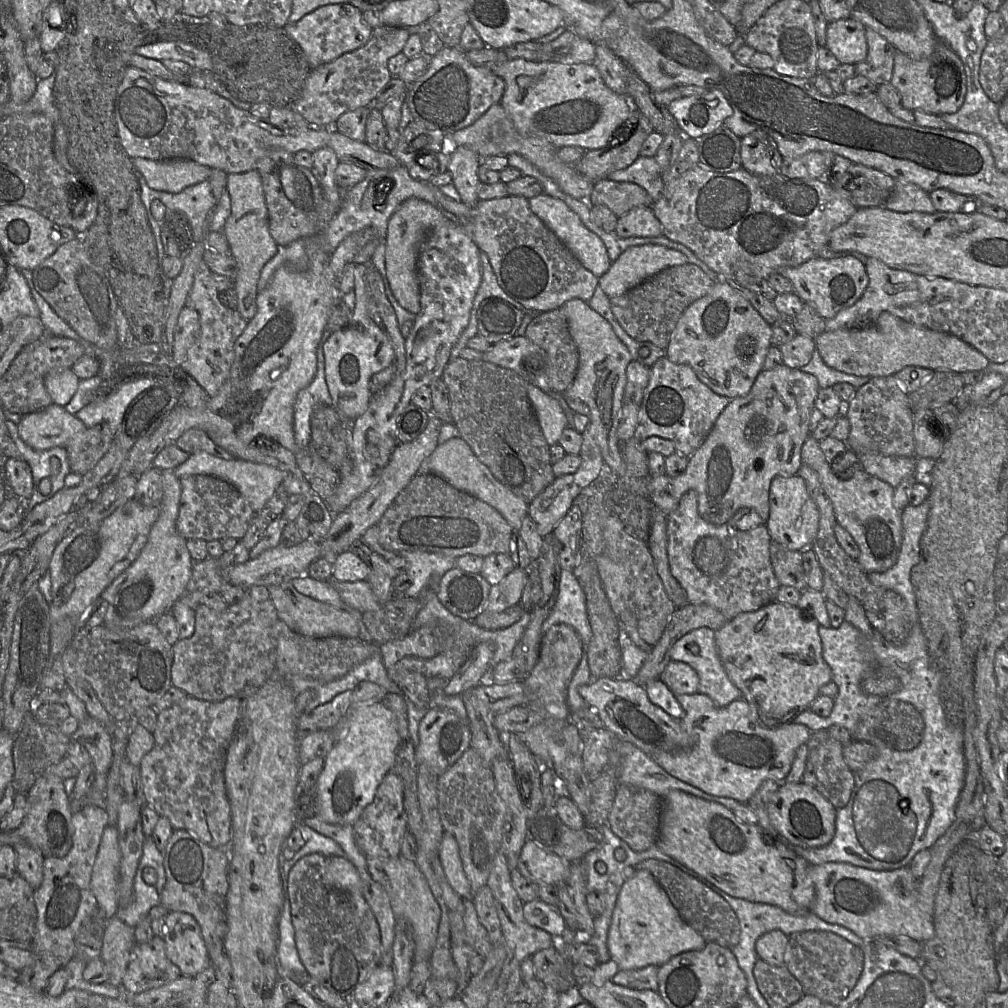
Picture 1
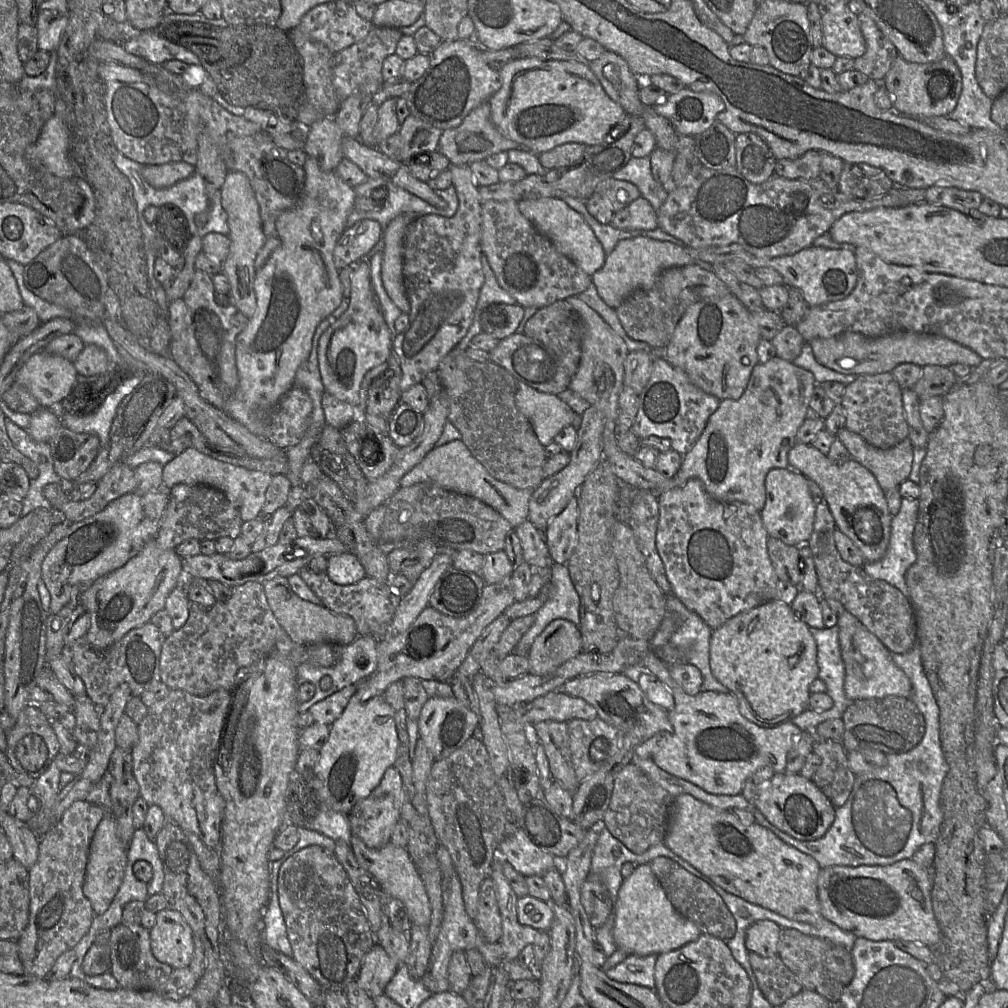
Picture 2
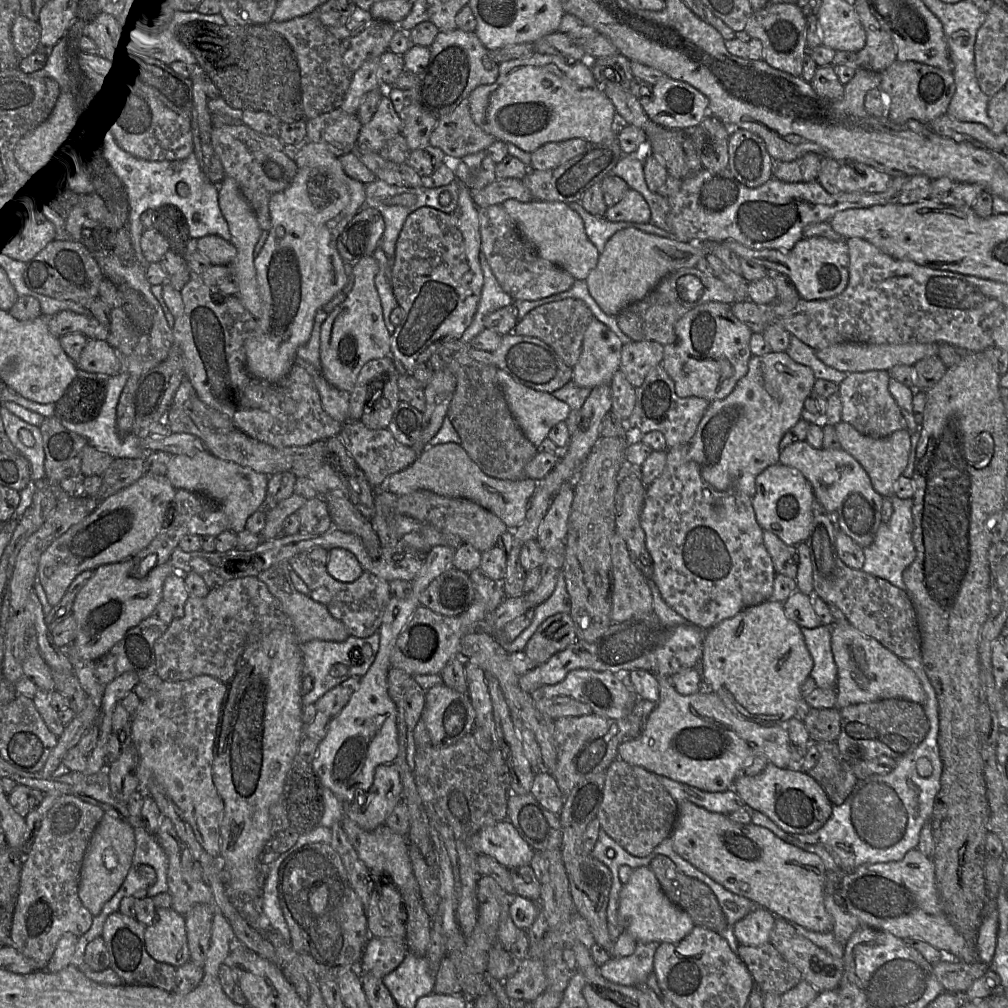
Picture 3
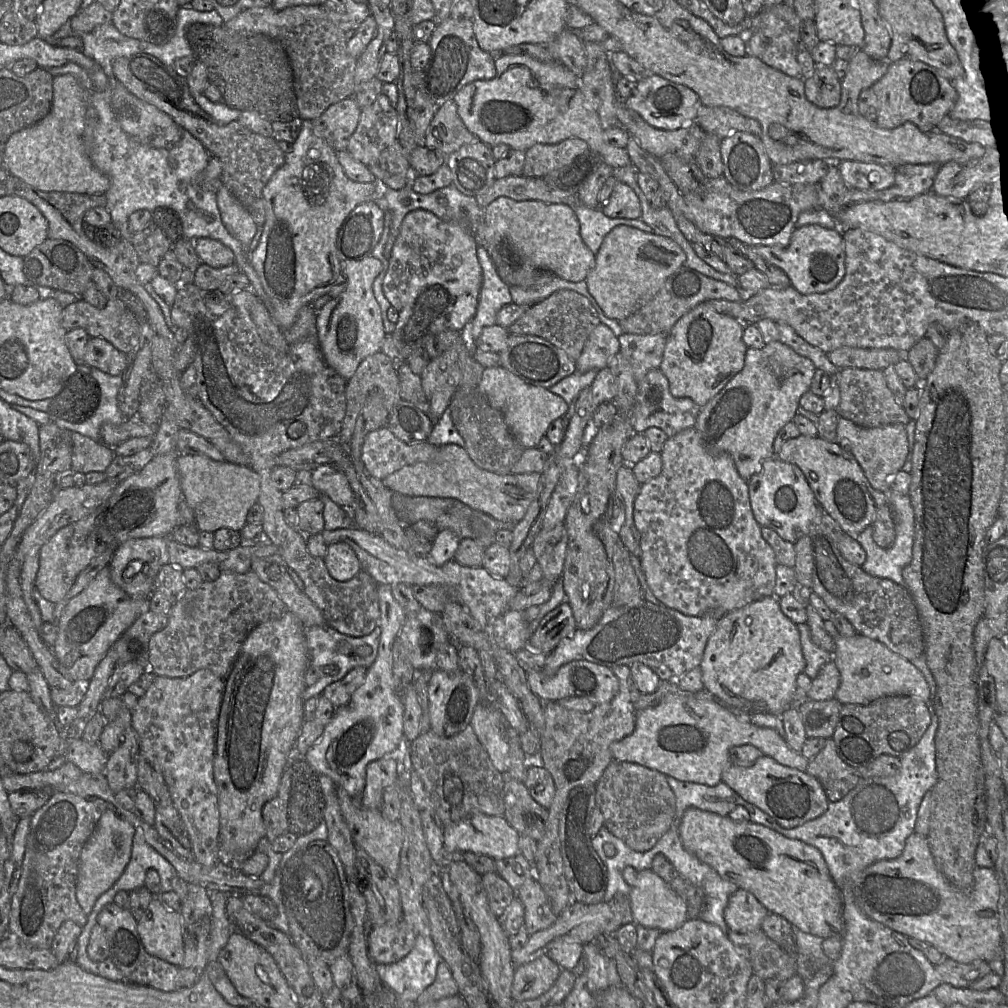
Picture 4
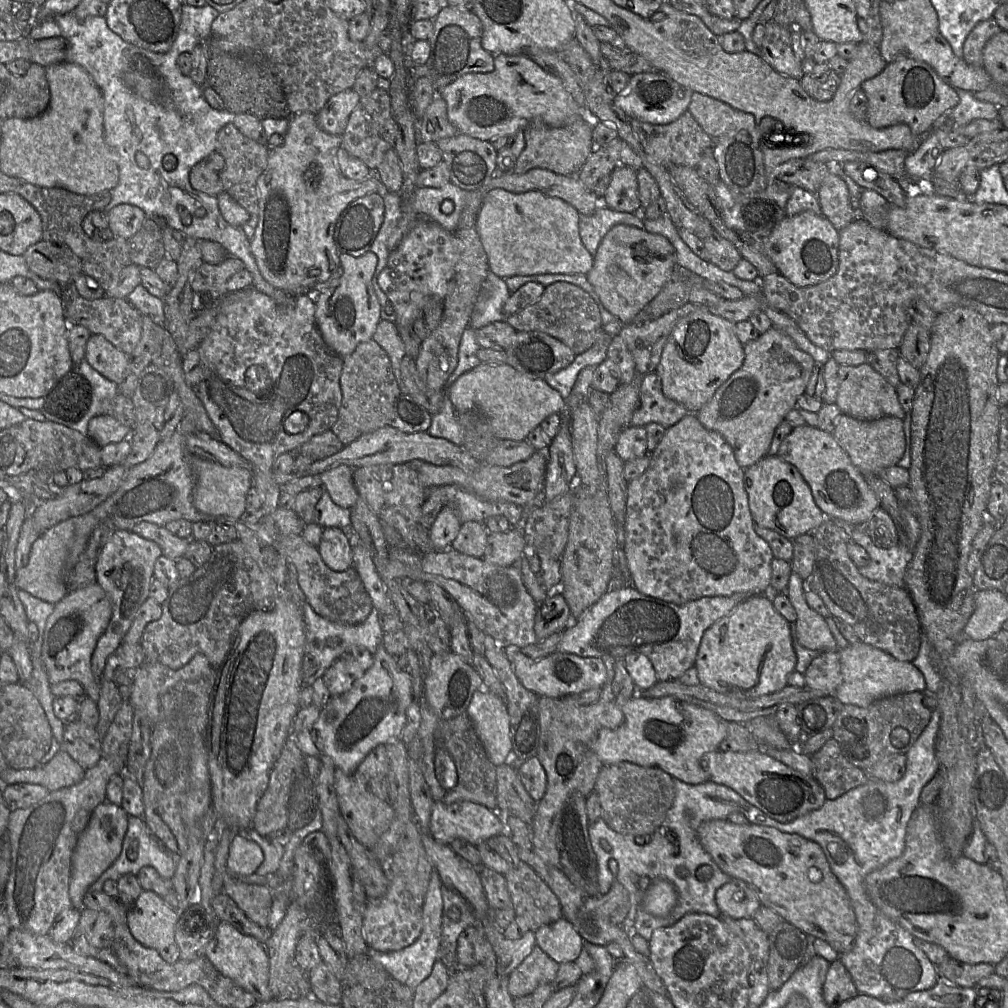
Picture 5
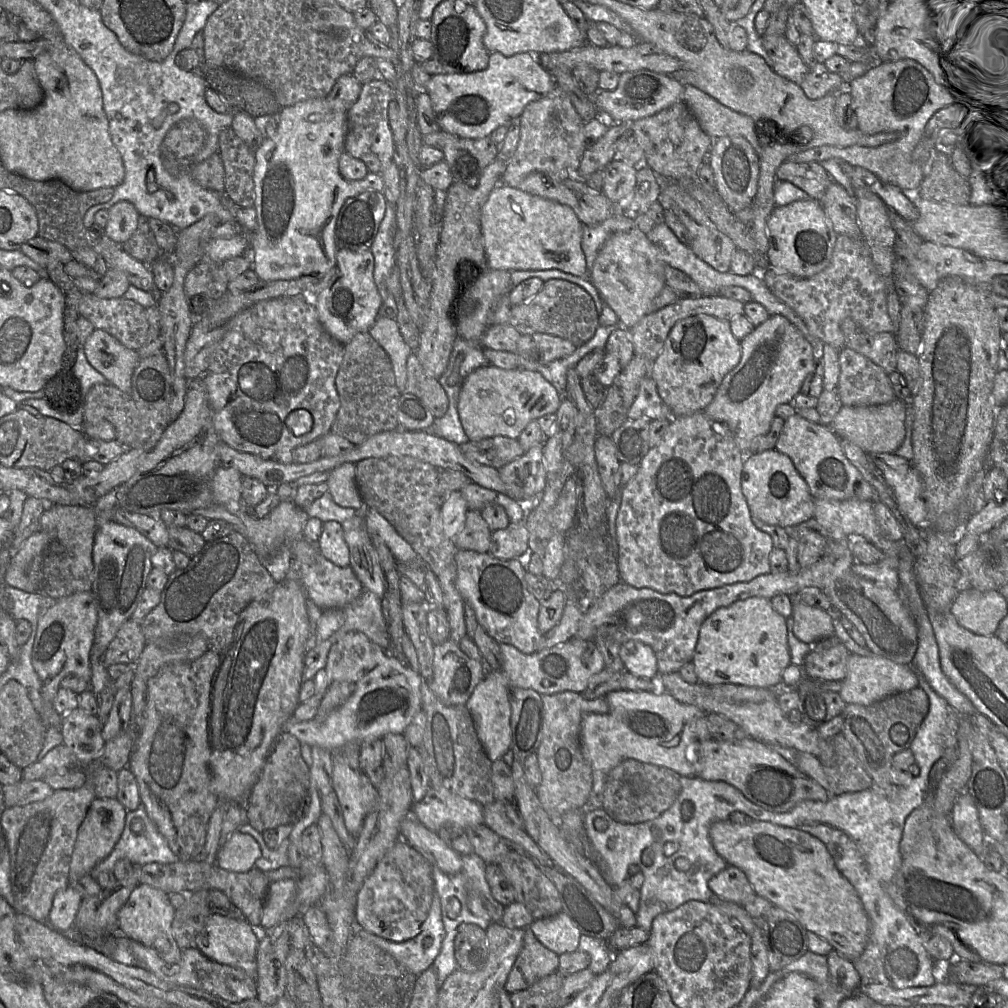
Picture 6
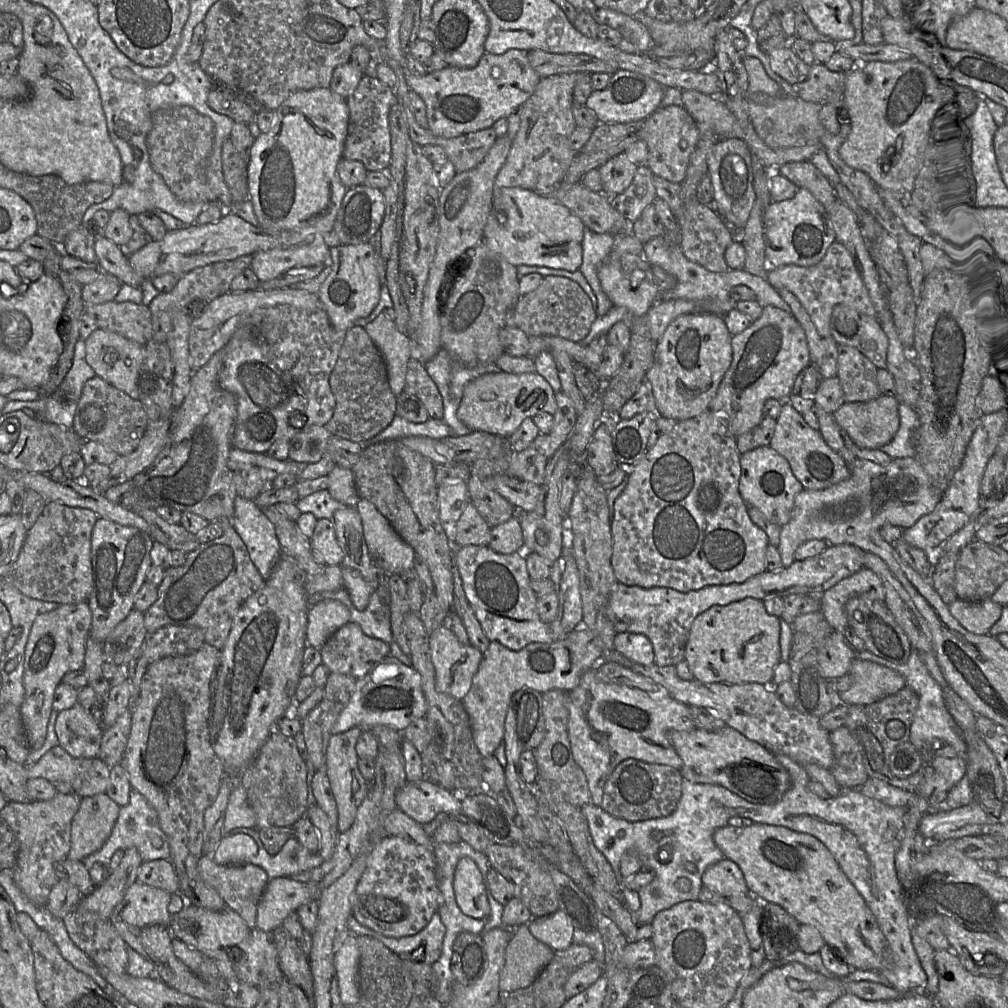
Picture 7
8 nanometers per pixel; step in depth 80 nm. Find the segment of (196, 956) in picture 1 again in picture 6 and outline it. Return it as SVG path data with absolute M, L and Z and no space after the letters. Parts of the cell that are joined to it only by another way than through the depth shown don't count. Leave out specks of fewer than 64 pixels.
M139 883L118 912L118 932L129 940L155 949L166 963L177 964L181 959L182 951L175 941L171 929L175 912L176 909L171 905L168 893Z

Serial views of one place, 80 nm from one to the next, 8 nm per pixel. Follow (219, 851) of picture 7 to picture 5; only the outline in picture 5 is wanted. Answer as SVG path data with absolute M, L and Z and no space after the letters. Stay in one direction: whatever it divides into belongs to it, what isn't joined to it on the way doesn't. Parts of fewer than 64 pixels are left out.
M235 833L227 858L227 869L230 874L238 877L255 874L264 859L264 852L256 842L244 833Z

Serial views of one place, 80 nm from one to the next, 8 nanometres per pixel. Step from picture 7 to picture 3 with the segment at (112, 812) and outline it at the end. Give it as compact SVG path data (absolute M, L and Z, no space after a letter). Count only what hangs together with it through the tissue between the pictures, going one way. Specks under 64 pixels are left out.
M105 812L90 839L81 869L79 898L93 916L100 914L104 905L117 893L129 872L135 850L134 829L121 817Z

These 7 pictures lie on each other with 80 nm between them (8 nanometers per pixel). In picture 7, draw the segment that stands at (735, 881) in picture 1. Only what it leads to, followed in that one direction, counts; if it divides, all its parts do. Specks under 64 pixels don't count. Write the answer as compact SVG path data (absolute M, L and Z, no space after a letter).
M753 823L748 827L728 824L718 828L713 840L724 857L740 868L753 896L764 903L781 906L799 924L815 927L850 967L880 971L891 964L887 940L874 915L818 839L786 827Z

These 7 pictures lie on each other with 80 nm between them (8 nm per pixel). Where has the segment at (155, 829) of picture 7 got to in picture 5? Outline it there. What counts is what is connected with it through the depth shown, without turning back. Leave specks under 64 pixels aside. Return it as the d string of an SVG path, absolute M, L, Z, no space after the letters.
M129 816L128 829L125 834L122 850L117 860L95 881L90 891L103 891L103 885L107 880L117 881L125 874L137 876L139 871L145 866L154 867L157 872L166 879L172 879L177 868L177 857L167 850L167 848L156 838L143 817Z

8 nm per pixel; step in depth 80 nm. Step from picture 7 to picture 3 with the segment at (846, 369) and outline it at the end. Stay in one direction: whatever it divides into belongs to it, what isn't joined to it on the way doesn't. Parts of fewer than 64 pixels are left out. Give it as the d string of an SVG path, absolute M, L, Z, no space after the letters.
M883 370L850 373L839 384L842 420L872 438L883 438L895 431L907 429L906 419L889 391L890 378L889 371Z

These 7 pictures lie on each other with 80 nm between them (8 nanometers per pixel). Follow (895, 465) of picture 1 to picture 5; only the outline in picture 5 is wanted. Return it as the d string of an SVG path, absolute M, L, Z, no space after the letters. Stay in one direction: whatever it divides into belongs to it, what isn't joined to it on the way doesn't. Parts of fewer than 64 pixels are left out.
M841 413L835 420L833 437L863 476L878 475L882 469L898 465L905 451L903 420L893 416L863 421Z

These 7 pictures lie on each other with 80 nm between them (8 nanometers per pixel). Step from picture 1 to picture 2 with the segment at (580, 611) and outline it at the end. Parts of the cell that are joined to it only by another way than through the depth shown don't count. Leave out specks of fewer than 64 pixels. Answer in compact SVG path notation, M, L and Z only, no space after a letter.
M552 564L552 579L548 585L548 598L535 613L535 621L515 646L514 654L527 653L534 640L545 627L556 619L565 619L579 625L580 599L571 581L567 566Z

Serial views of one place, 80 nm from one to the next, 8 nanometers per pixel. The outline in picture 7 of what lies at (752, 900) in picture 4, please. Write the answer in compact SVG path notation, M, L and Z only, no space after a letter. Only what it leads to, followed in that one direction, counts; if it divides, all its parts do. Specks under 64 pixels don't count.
M727 858L709 866L703 873L702 883L724 898L749 892L742 871Z

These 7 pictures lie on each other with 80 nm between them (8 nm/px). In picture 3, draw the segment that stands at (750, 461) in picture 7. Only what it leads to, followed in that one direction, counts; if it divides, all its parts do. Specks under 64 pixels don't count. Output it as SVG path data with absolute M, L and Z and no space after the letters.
M781 463L767 467L756 478L756 492L751 501L763 530L771 531L787 545L797 546L807 540L812 529L814 492L799 470Z

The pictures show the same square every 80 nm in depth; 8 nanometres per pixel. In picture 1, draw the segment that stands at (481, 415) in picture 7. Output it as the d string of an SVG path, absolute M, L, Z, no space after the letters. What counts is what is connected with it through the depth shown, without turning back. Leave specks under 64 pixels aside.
M528 385L527 393L548 444L558 444L562 432L568 427L567 417L561 405L551 395L534 385Z

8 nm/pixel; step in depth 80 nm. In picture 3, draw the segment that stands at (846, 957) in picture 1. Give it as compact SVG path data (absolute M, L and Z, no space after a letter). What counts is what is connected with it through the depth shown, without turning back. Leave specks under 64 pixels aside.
M775 918L770 942L786 961L800 971L802 979L812 985L818 992L834 990L839 987L844 972L843 959L832 956L826 950L800 935L785 919Z

